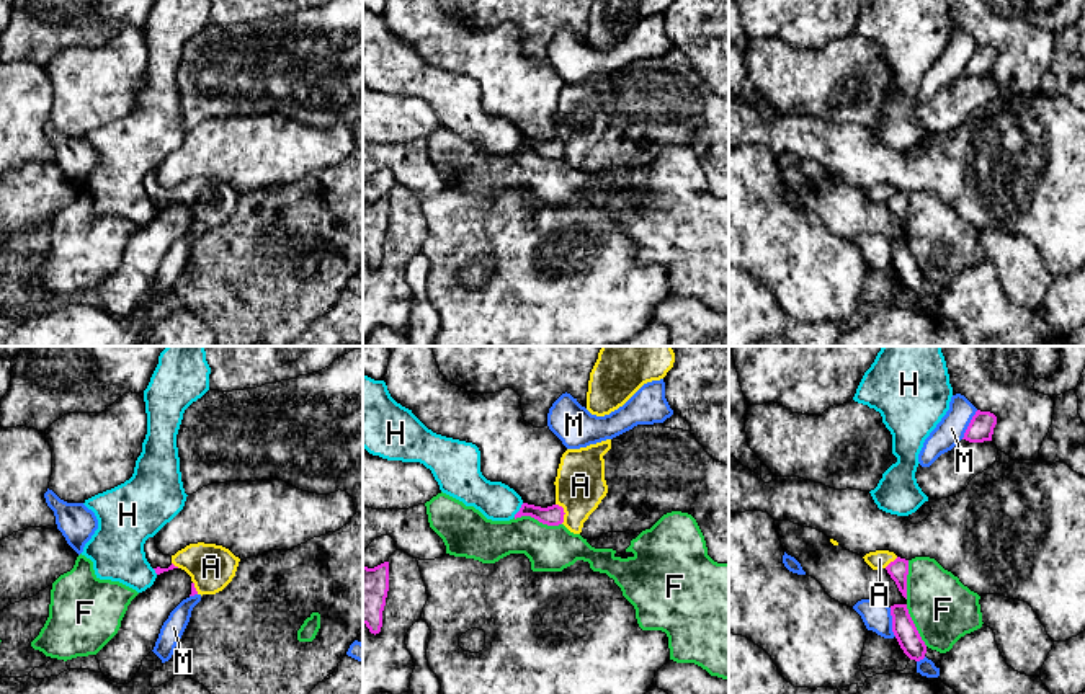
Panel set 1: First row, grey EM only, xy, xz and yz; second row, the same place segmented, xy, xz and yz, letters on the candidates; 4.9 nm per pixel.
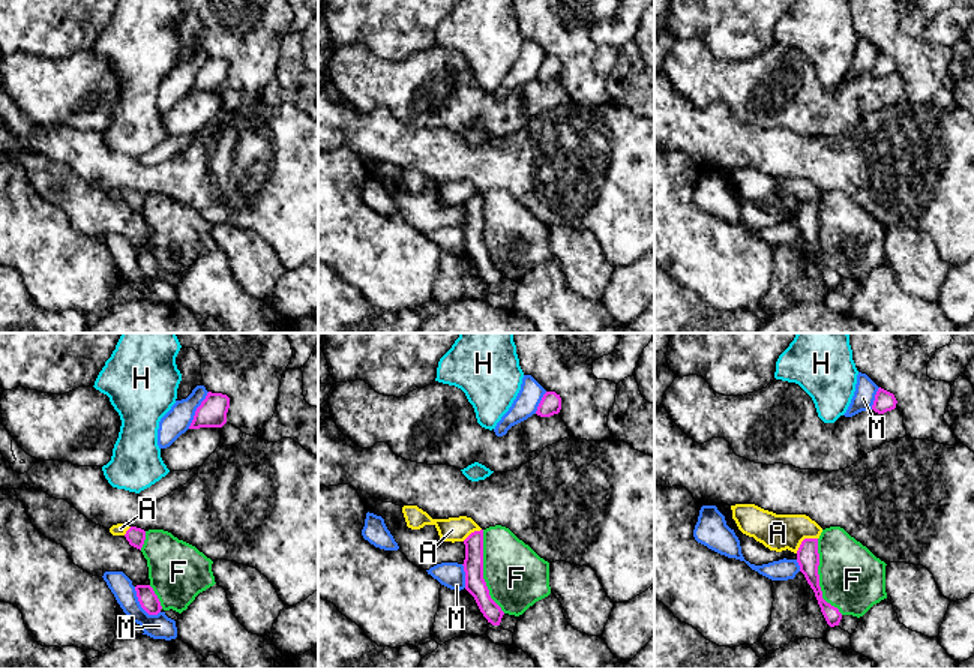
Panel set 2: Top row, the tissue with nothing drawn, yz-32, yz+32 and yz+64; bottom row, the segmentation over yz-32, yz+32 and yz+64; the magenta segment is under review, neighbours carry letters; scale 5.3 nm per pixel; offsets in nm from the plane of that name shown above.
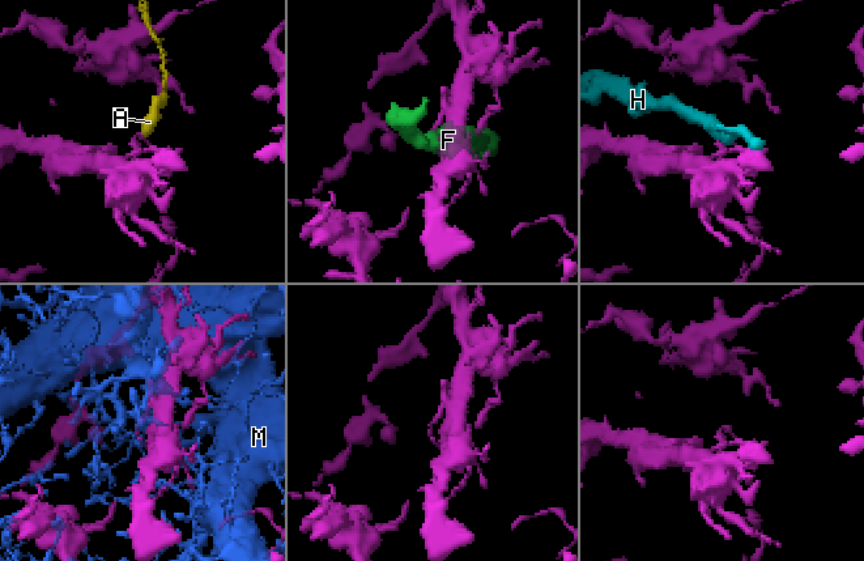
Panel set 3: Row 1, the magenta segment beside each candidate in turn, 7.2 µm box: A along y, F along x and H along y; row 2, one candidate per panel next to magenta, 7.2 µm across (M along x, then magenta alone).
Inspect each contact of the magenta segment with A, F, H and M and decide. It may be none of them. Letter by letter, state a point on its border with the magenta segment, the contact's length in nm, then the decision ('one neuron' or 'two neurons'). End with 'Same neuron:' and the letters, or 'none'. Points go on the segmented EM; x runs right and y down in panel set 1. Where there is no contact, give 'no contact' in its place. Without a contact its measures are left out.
A: contact xz (564, 513); length 110 nm; two neurons
F: contact xz (538, 520); length 240 nm; two neurons
H: contact xz (520, 510); length 90 nm; two neurons
M: contact yz (969, 425); length 170 nm; two neurons
Same neuron: none

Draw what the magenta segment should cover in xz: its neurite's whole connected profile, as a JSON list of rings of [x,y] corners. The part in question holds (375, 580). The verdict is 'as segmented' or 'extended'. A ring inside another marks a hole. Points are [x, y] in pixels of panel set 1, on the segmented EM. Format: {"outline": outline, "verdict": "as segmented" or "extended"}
{"outline": [[[389,562],[374,568],[363,567],[363,624],[371,634],[382,627],[382,611],[389,591]]], "verdict": "as segmented"}

